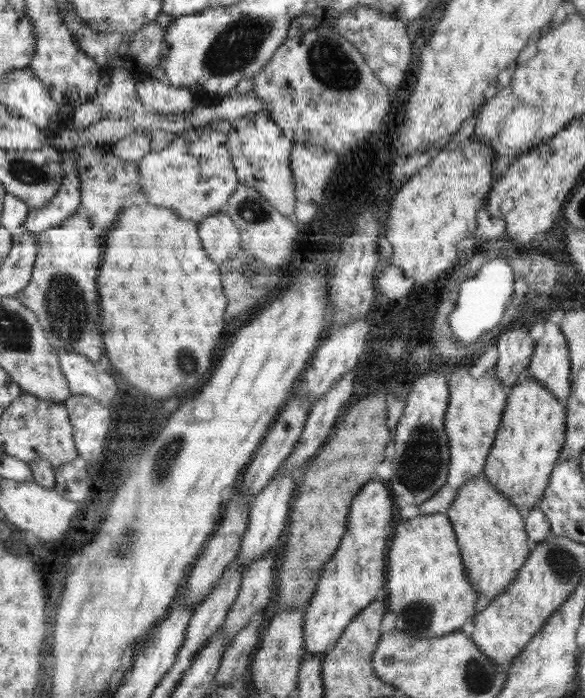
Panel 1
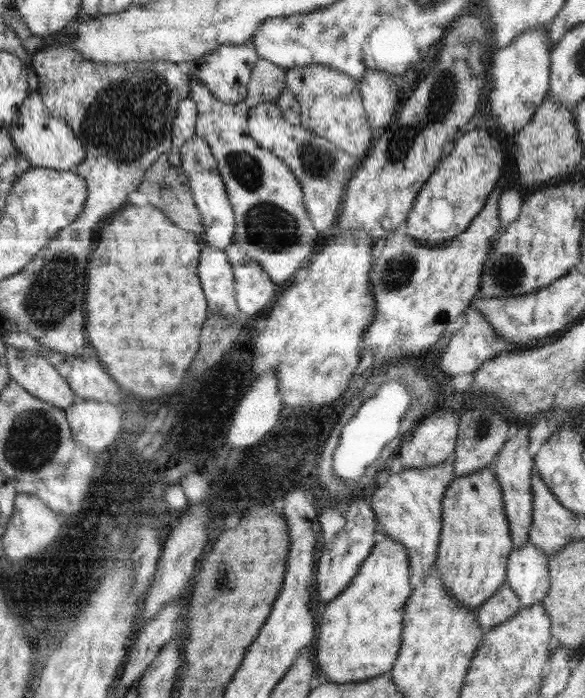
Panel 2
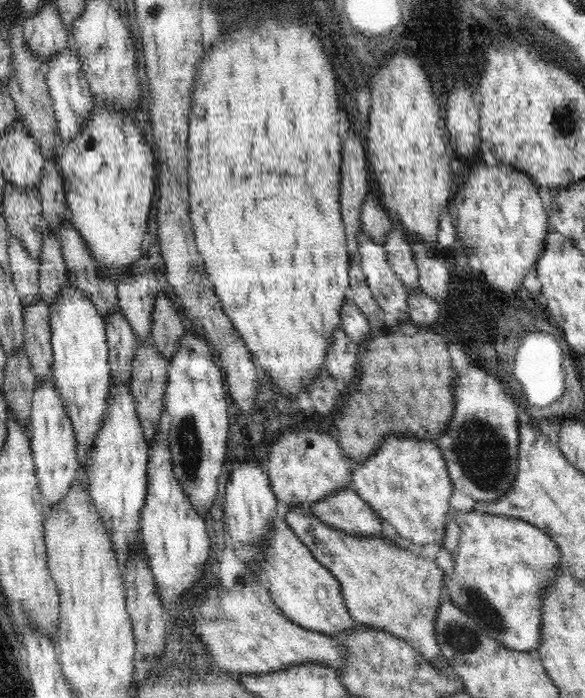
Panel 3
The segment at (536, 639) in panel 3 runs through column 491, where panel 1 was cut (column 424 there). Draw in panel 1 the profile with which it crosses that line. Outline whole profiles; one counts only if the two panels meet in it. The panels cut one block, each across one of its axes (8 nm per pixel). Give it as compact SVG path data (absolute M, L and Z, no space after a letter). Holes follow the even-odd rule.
M446 513L419 514L403 520L392 529L392 546L386 554L386 585L383 597L389 609L396 615L397 630L418 638L432 638L462 630L476 615L479 592L464 572L462 553L456 540L456 533Z

